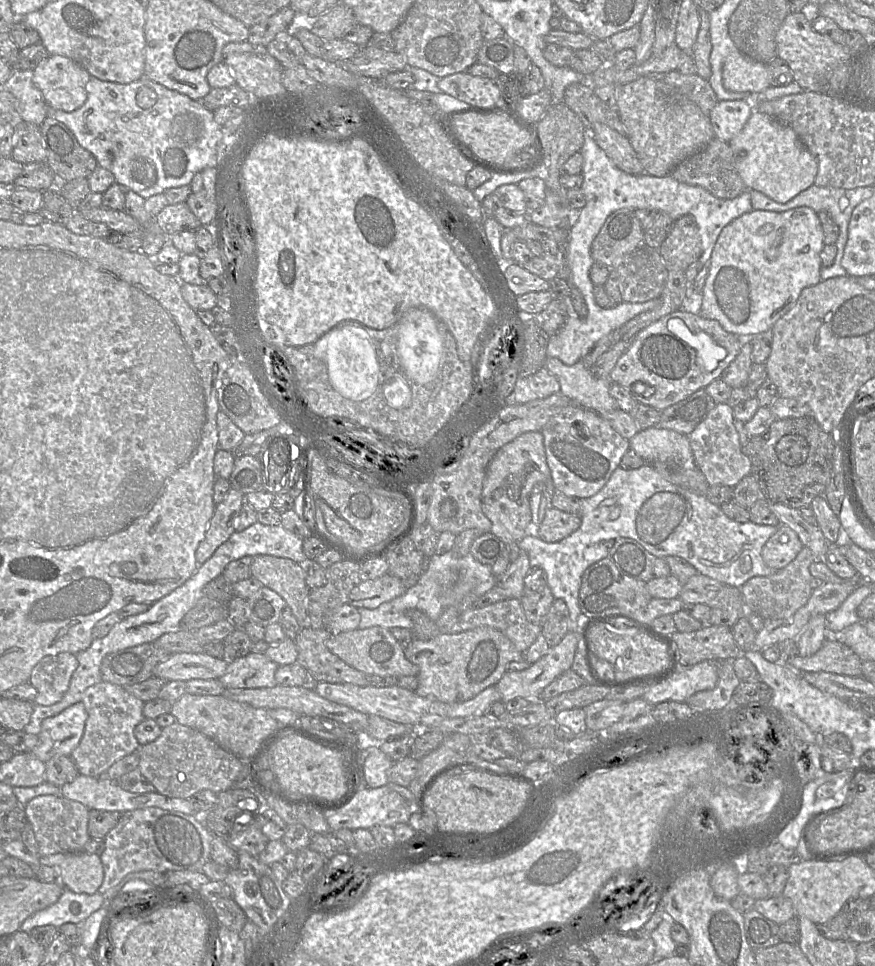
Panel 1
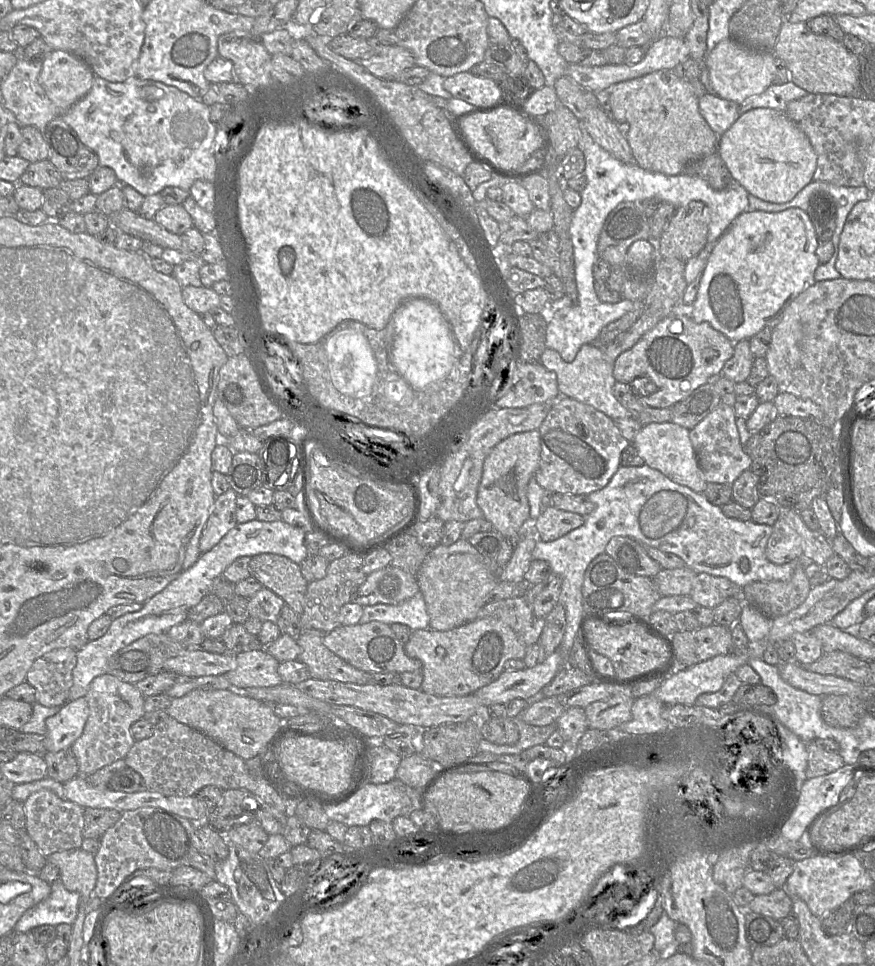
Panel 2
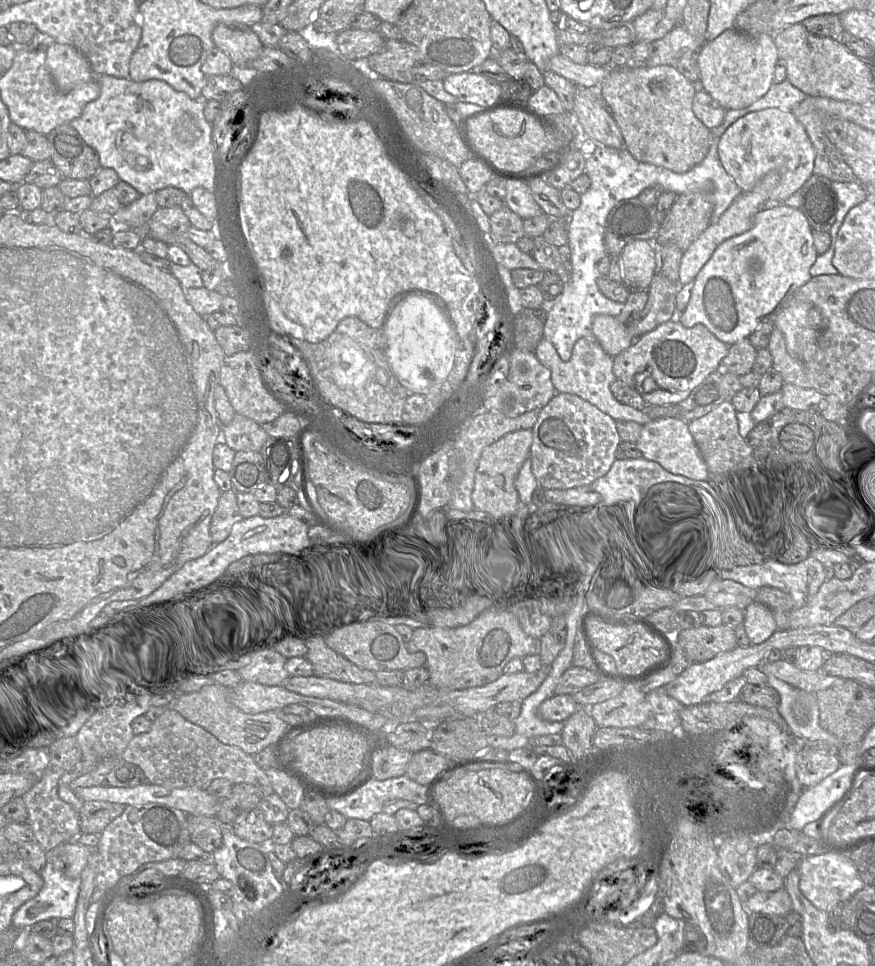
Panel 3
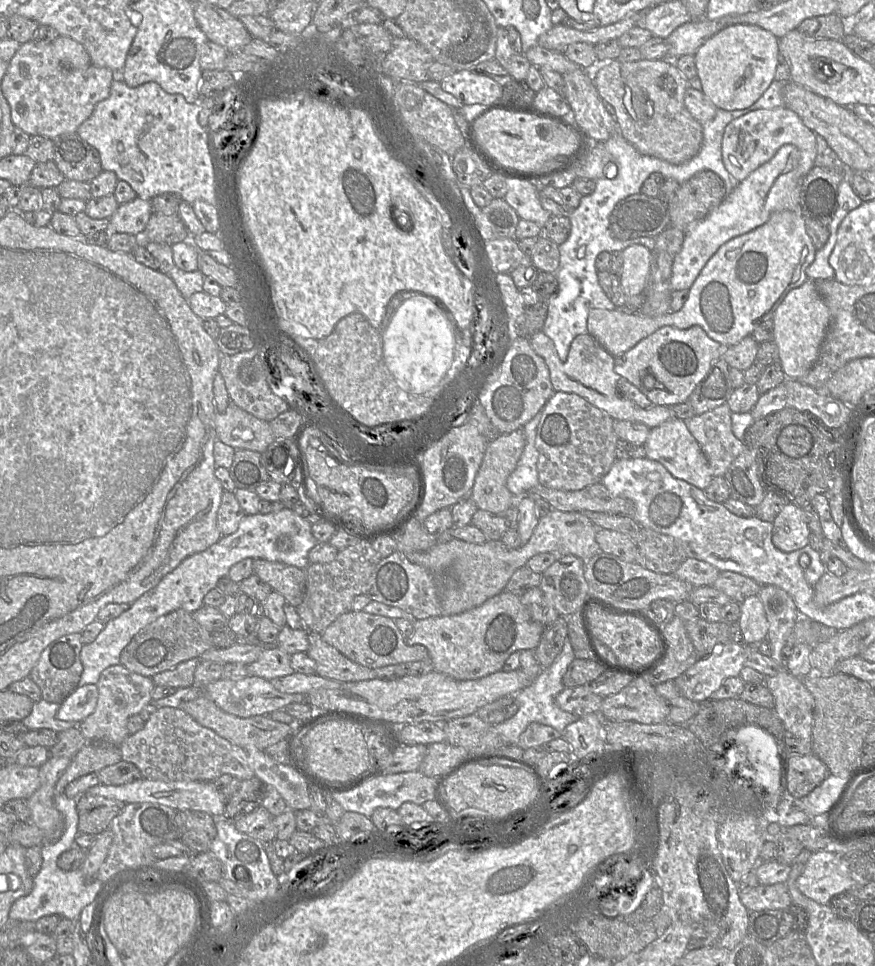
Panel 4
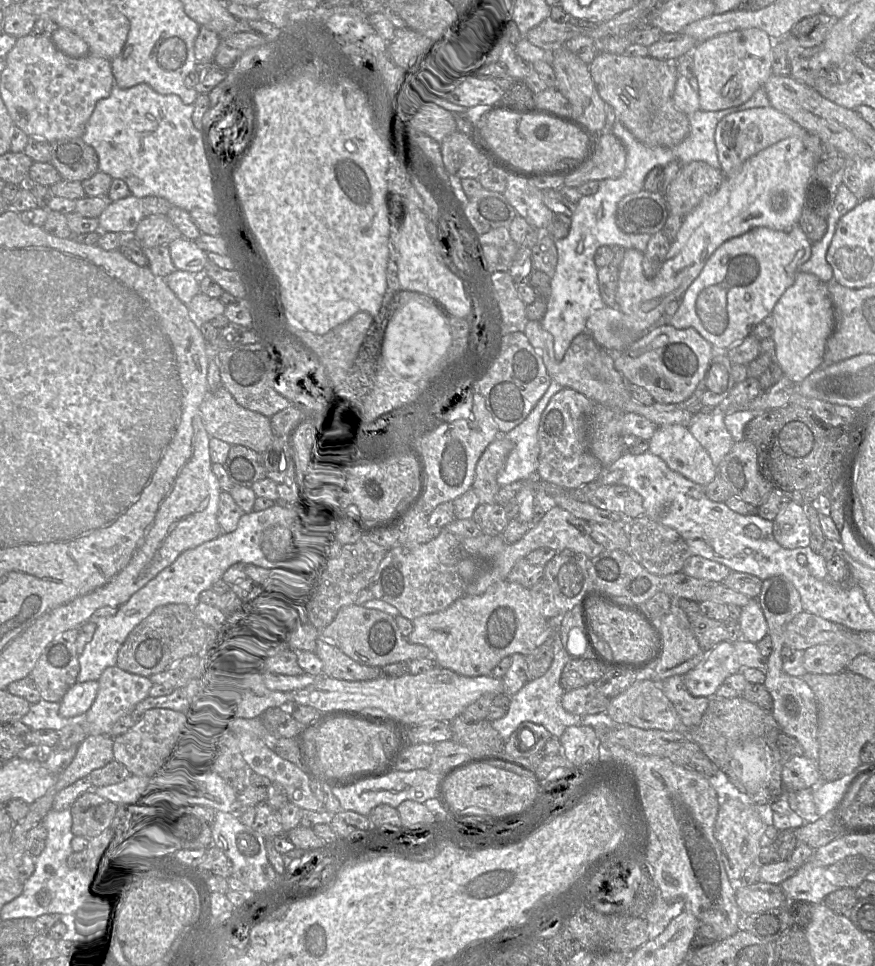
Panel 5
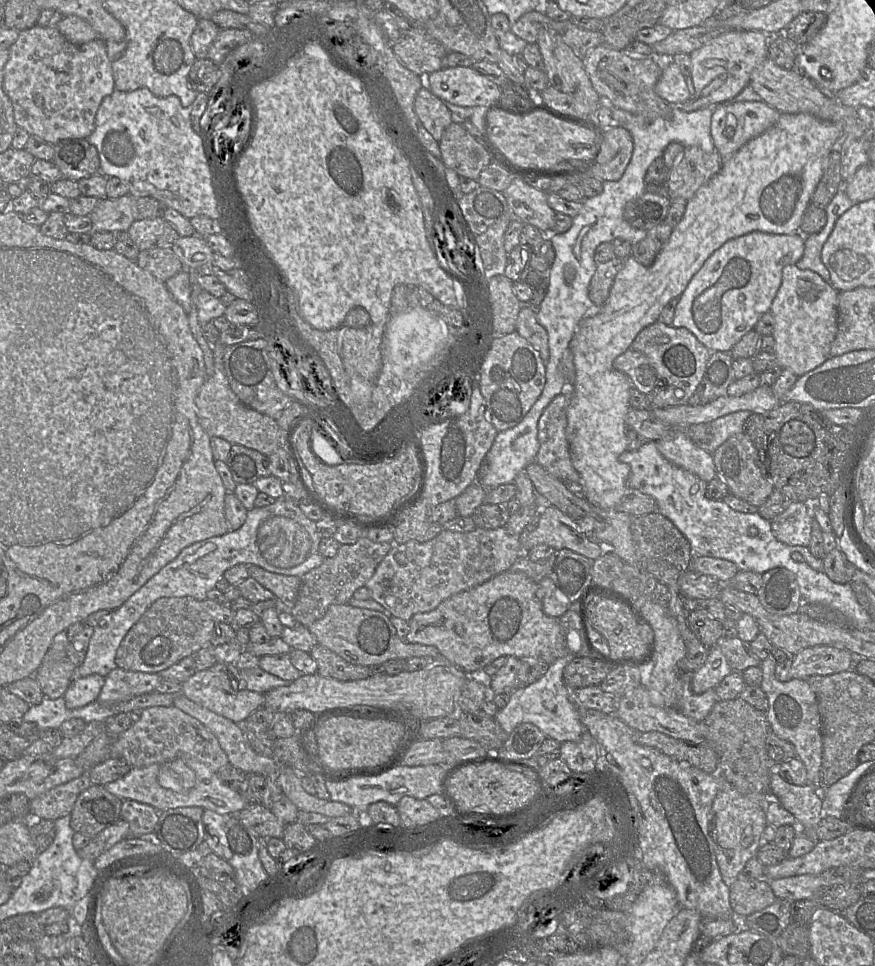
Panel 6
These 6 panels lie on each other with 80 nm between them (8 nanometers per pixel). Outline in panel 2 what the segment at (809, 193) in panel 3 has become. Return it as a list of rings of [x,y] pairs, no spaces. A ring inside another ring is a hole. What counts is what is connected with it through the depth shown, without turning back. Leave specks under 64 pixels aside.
[[[816,192],[809,200],[808,214],[819,241],[831,240],[836,228],[836,206],[826,192]]]

